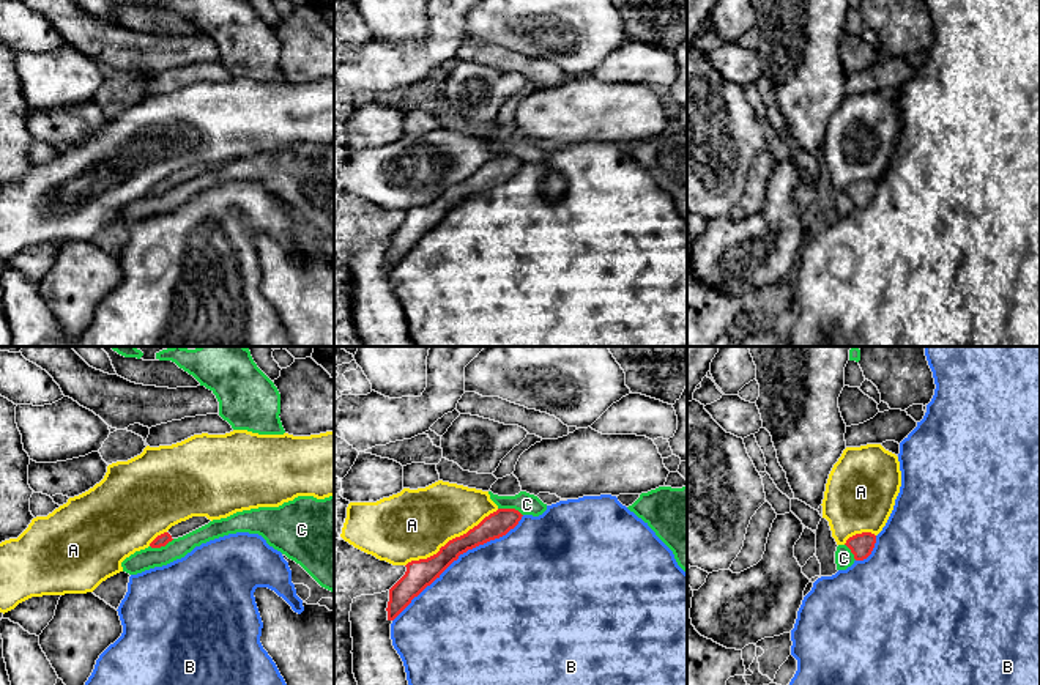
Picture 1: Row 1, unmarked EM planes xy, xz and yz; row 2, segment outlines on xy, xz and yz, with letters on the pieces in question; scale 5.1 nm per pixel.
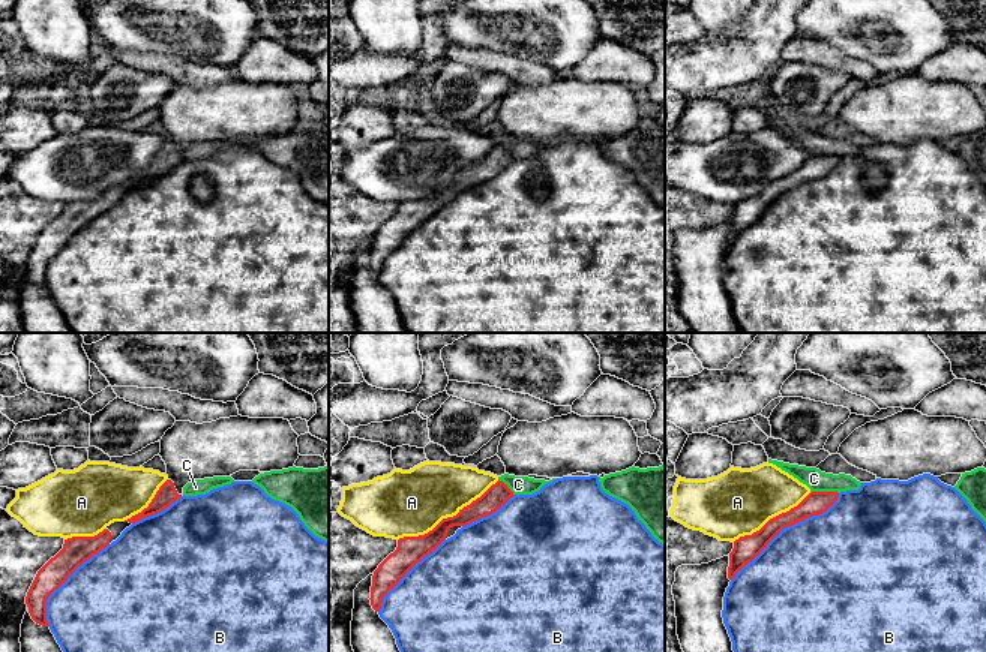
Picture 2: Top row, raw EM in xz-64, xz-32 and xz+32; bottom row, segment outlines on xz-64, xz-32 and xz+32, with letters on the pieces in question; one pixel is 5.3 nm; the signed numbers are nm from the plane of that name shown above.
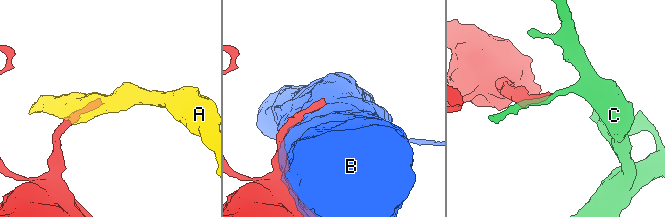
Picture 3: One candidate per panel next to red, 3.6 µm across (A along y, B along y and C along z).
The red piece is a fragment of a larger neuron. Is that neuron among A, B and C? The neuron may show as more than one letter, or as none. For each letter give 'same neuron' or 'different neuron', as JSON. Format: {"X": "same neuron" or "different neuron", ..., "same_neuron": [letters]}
{"A": "different neuron", "B": "different neuron", "C": "different neuron", "same_neuron": []}

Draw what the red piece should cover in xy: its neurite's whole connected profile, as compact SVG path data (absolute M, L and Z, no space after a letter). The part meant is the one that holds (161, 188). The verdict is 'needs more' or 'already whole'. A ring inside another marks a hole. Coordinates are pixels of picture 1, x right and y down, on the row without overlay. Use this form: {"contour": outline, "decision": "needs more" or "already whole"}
{"contour": "M192 164L186 168L181 168L175 173L172 173L167 180L158 183L150 194L151 195L161 195L165 194L169 189L172 189L173 186L183 184L205 172L208 172L211 167L208 167L206 164Z", "decision": "needs more"}

